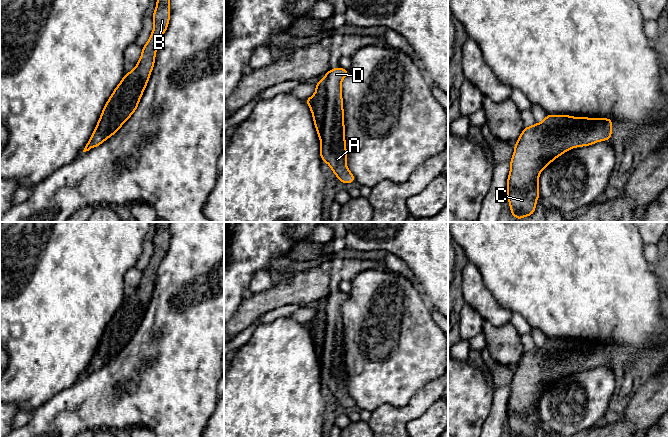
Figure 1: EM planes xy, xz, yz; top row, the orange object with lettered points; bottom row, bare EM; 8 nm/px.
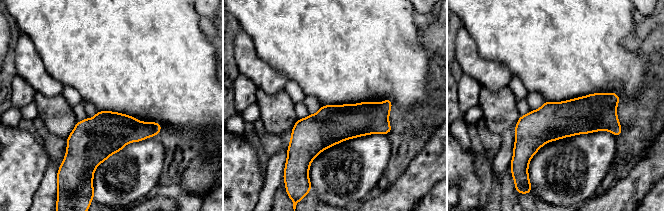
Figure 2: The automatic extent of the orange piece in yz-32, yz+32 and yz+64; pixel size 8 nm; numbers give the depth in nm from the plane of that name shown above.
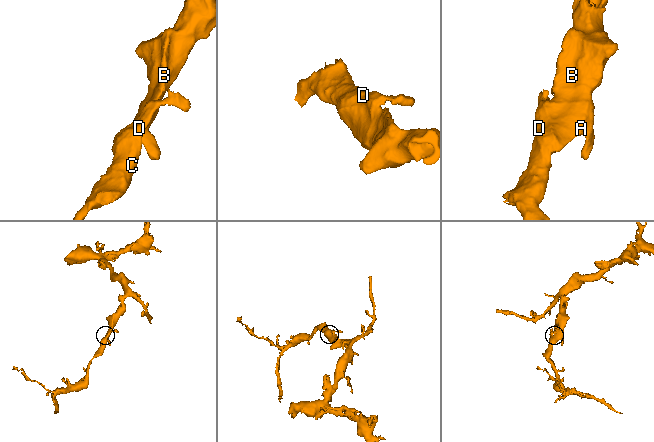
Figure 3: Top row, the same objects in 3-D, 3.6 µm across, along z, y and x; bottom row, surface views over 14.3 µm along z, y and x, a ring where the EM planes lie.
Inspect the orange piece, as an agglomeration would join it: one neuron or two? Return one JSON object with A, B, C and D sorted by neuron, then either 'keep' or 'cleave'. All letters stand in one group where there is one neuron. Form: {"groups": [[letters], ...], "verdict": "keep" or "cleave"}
{"groups": [["A", "B", "C", "D"]], "verdict": "keep"}

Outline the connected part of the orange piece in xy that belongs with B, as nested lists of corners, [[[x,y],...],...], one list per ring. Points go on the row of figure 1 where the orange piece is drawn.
[[[157,0],[152,16],[154,27],[147,43],[142,47],[141,57],[135,68],[131,72],[125,73],[107,100],[83,152],[100,146],[117,133],[137,110],[155,65],[157,45],[169,25],[171,15],[169,2],[170,0]]]

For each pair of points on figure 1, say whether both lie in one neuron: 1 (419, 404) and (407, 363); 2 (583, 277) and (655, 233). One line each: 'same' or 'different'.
1: different
2: different

